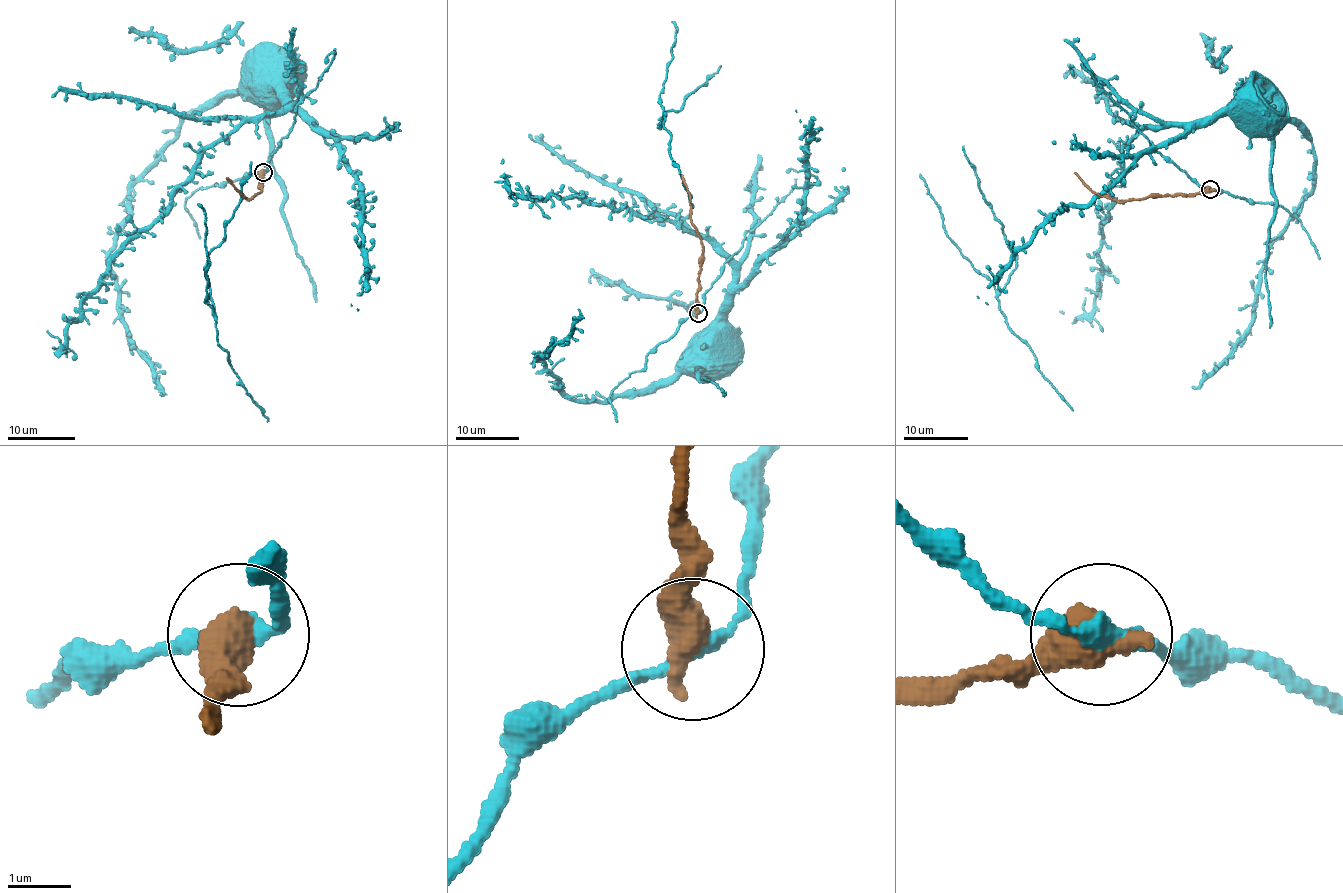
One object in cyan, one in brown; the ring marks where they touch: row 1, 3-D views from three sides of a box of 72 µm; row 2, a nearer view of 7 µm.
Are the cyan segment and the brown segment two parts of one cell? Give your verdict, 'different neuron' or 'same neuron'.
different neuron

